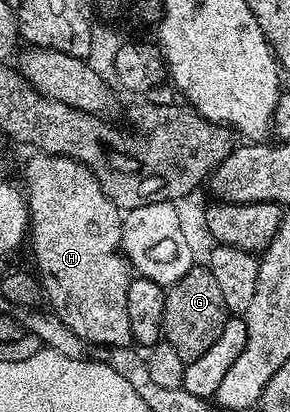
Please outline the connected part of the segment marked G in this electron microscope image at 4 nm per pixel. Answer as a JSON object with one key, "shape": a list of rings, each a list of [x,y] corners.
{"shape":[[[195,264],[178,282],[165,290],[165,307],[163,308],[163,324],[161,333],[163,341],[175,348],[179,360],[191,363],[199,360],[219,335],[230,318],[227,303],[223,301],[223,292],[209,271],[208,265]]]}

